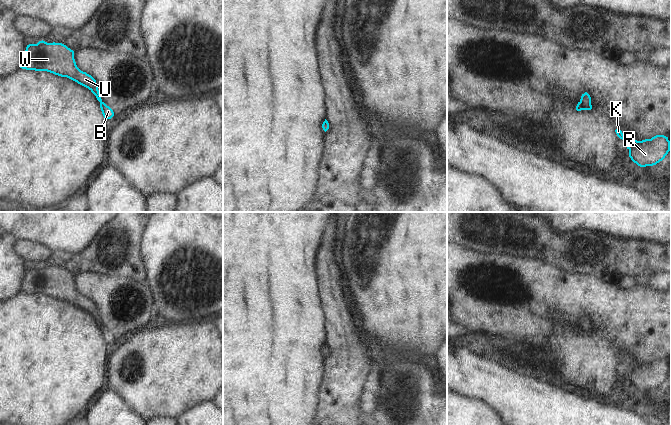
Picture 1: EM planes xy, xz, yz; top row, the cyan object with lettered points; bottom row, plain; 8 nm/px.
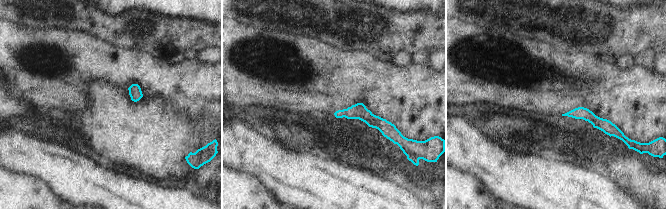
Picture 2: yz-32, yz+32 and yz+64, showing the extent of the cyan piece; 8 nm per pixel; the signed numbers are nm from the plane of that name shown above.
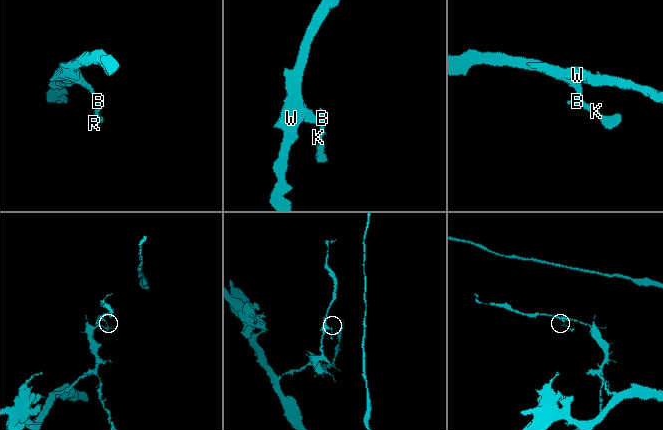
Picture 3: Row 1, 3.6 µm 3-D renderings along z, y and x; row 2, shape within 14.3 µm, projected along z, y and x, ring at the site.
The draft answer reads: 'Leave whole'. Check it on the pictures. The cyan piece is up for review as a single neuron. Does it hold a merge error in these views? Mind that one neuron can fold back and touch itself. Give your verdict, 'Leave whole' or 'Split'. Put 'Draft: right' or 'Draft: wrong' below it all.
Leave whole.
Draft: right

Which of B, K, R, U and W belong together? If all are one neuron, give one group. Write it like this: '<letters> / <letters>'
B K R U W

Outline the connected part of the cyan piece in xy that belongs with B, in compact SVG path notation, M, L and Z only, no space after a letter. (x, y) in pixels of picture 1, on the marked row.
M43 40L37 44L29 44L23 54L20 68L47 71L77 82L96 96L105 119L111 119L114 116L113 110L102 101L96 80L77 67L74 51L66 45L55 42L47 43Z

